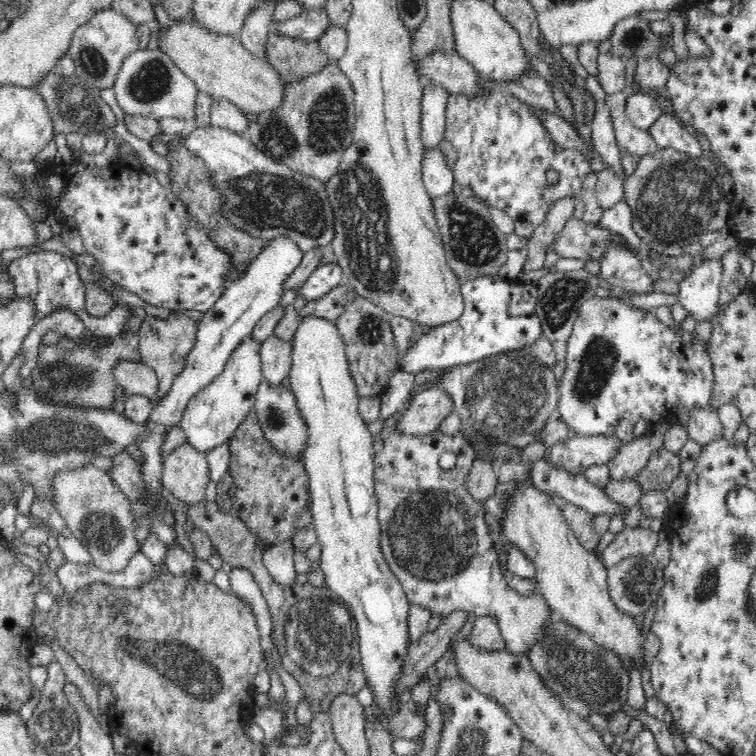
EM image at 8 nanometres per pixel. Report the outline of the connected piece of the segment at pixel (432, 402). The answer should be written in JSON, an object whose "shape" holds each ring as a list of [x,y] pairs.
{"shape":[[[440,387],[421,388],[414,392],[397,426],[408,435],[426,435],[436,431],[443,420],[455,410],[447,390]]]}

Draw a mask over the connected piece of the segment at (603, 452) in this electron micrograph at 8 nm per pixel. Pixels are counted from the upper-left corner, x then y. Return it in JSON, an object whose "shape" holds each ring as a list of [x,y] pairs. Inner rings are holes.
{"shape":[[[572,433],[566,440],[550,446],[545,456],[550,465],[572,474],[584,474],[590,465],[607,465],[620,452],[623,443],[616,437]]]}

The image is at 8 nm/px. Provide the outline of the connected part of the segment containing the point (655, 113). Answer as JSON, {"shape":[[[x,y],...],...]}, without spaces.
{"shape":[[[638,92],[625,99],[626,115],[632,124],[648,132],[650,126],[663,114],[660,104],[654,99],[653,93]]]}

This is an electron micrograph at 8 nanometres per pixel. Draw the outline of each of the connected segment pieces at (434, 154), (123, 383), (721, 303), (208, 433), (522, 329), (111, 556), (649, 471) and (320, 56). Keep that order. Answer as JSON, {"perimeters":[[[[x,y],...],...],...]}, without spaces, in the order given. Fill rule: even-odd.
{"perimeters":[[[[425,148],[421,172],[424,186],[432,199],[440,198],[451,192],[451,188],[455,184],[453,169],[446,165],[445,156],[440,148]]],[[[122,360],[114,368],[114,379],[116,379],[115,382],[118,383],[118,387],[124,389],[126,398],[131,395],[144,396],[154,404],[158,400],[160,384],[156,373],[149,366]]],[[[738,246],[730,247],[719,260],[722,265],[722,278],[720,283],[720,298],[718,300],[718,310],[726,306],[730,301],[736,300],[739,294],[743,292],[750,278],[744,276],[740,268],[740,248]]],[[[246,337],[228,358],[224,372],[188,401],[179,429],[197,452],[207,454],[215,446],[228,442],[255,407],[256,393],[263,380],[260,347],[261,344],[252,337]]],[[[488,275],[472,278],[464,281],[460,286],[460,293],[464,299],[464,310],[458,320],[444,322],[442,326],[432,326],[423,331],[412,343],[409,350],[399,356],[399,371],[418,375],[424,370],[446,371],[457,365],[468,365],[480,361],[482,358],[490,357],[492,354],[501,354],[506,350],[517,350],[531,348],[538,338],[542,337],[542,325],[540,317],[536,314],[536,303],[538,298],[537,285],[520,284],[516,278],[512,280],[500,279],[498,276]]],[[[94,465],[86,466],[78,466],[78,467],[64,467],[60,471],[60,474],[54,478],[54,490],[56,490],[56,508],[58,508],[58,512],[60,512],[60,516],[64,518],[68,528],[71,530],[71,534],[74,538],[77,538],[83,545],[87,547],[87,550],[92,557],[92,564],[100,569],[106,570],[107,573],[110,572],[120,572],[120,570],[124,570],[126,568],[126,564],[128,564],[128,560],[132,558],[132,555],[136,554],[138,551],[138,546],[136,543],[136,539],[134,537],[134,532],[136,529],[132,526],[132,516],[128,514],[128,498],[126,494],[123,494],[119,489],[118,486],[114,483],[111,476],[108,475],[108,472],[97,468]]],[[[662,446],[650,455],[649,461],[640,470],[636,480],[643,494],[650,490],[665,490],[666,484],[672,483],[680,471],[681,460],[677,453],[670,452]]],[[[272,33],[267,36],[265,60],[278,73],[308,72],[316,74],[330,61],[318,46],[318,41],[305,41],[294,37]]]]}

